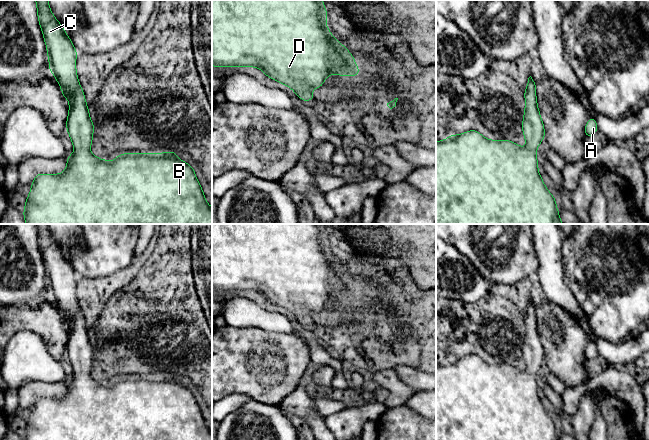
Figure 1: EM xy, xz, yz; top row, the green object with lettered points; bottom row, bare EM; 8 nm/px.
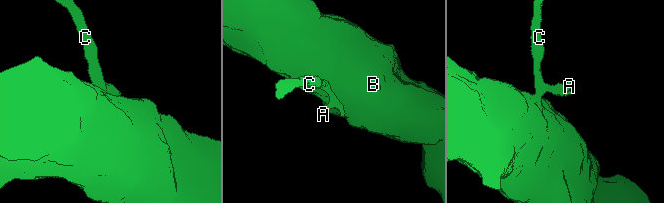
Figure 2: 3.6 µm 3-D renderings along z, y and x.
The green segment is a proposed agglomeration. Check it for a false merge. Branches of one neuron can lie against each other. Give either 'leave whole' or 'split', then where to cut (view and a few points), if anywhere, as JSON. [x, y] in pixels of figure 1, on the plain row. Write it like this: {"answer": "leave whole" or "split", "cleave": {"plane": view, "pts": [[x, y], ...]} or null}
{"answer": "leave whole", "cleave": null}

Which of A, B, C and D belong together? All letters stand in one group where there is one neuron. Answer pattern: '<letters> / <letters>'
A B C D

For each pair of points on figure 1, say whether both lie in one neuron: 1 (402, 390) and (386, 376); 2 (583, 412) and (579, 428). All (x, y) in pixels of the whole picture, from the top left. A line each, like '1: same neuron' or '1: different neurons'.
1: same neuron
2: same neuron

